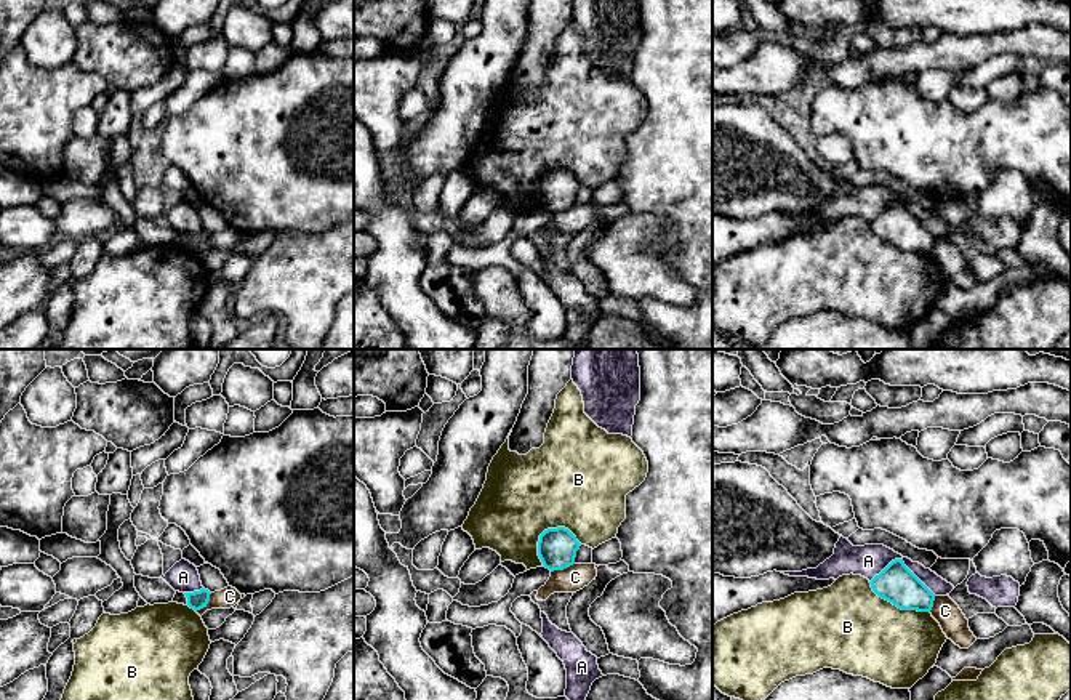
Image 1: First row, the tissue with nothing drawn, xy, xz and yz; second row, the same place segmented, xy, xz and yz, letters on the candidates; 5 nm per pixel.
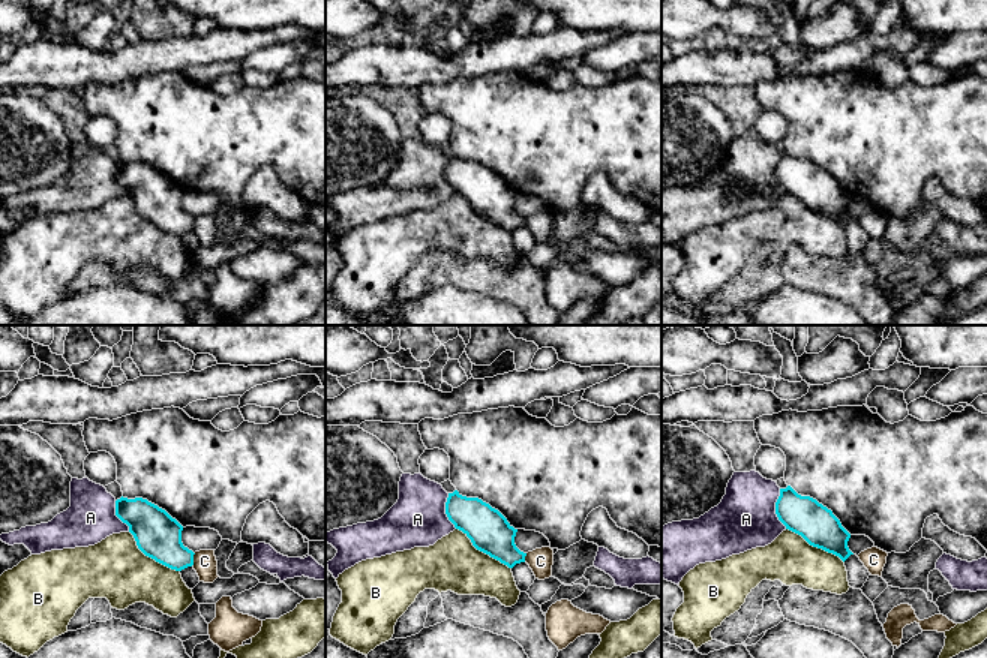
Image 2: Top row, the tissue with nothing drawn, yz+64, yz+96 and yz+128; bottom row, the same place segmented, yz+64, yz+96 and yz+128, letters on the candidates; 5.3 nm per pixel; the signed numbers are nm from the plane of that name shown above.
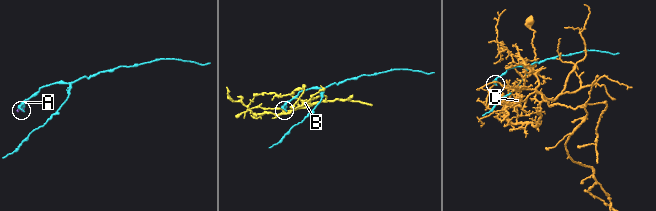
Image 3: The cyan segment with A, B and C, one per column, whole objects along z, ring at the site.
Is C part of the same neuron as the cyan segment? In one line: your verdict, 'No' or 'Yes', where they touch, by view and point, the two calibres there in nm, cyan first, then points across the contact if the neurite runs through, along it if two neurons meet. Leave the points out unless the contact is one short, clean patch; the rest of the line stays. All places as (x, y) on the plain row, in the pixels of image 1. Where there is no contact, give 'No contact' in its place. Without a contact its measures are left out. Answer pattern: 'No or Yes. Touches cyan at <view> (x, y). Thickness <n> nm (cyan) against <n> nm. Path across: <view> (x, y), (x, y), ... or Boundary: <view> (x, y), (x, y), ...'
No. Touches cyan at xy (205, 245). Thickness 90 nm (cyan) against 100 nm. Boundary: xy (212, 234), (210, 241), (196, 252)

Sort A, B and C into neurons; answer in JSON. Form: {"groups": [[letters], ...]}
{"groups": [["A"], ["B"], ["C"]]}

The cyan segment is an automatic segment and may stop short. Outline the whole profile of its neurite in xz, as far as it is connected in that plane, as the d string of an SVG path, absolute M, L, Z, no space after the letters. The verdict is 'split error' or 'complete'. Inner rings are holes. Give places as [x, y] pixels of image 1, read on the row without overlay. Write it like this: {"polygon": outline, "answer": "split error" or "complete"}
{"polygon": "M565 168L548 170L540 176L538 197L551 213L564 211L575 205L581 184Z", "answer": "complete"}

